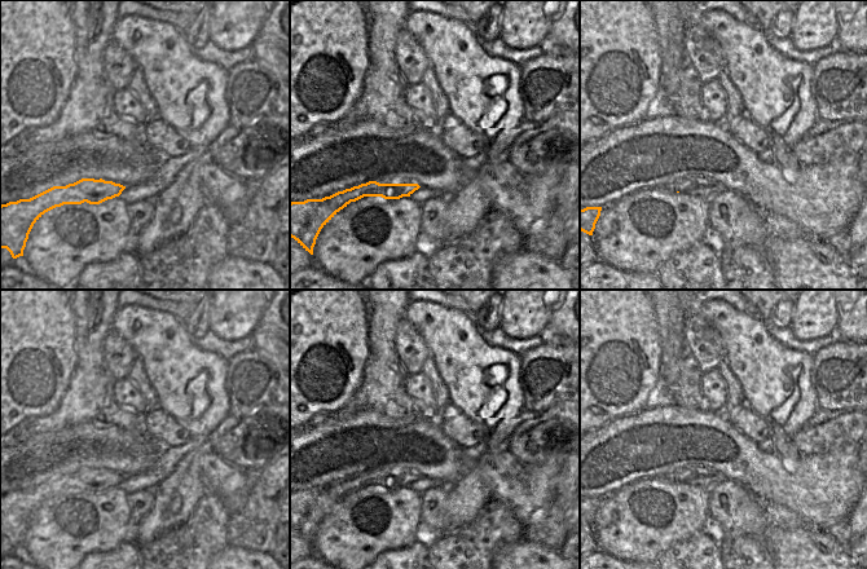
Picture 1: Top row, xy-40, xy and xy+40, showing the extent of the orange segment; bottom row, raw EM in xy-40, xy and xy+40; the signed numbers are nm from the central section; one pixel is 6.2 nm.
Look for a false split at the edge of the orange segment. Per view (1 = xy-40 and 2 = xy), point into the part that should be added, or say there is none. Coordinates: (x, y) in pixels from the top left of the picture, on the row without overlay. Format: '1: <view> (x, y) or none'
1: none
2: none

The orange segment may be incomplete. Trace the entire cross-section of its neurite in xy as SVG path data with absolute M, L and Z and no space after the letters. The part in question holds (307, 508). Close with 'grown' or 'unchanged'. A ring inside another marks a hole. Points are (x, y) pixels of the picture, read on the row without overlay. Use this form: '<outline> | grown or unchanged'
M369 471L322 489L307 489L290 493L290 526L313 544L313 537L321 519L351 491L364 486L400 489L410 486L421 476L418 473L379 473Z | unchanged

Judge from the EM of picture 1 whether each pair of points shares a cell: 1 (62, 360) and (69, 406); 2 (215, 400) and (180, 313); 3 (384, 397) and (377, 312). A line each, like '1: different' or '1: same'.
1: different
2: different
3: same

